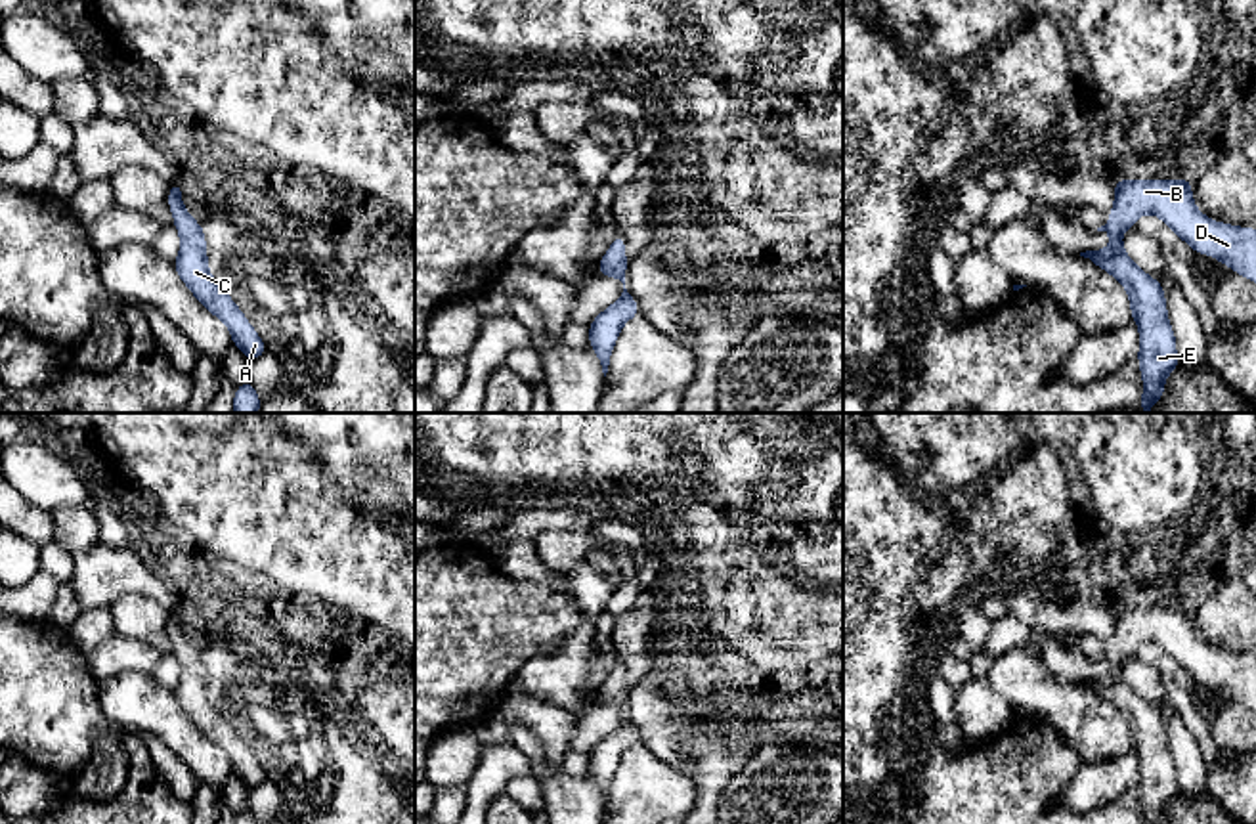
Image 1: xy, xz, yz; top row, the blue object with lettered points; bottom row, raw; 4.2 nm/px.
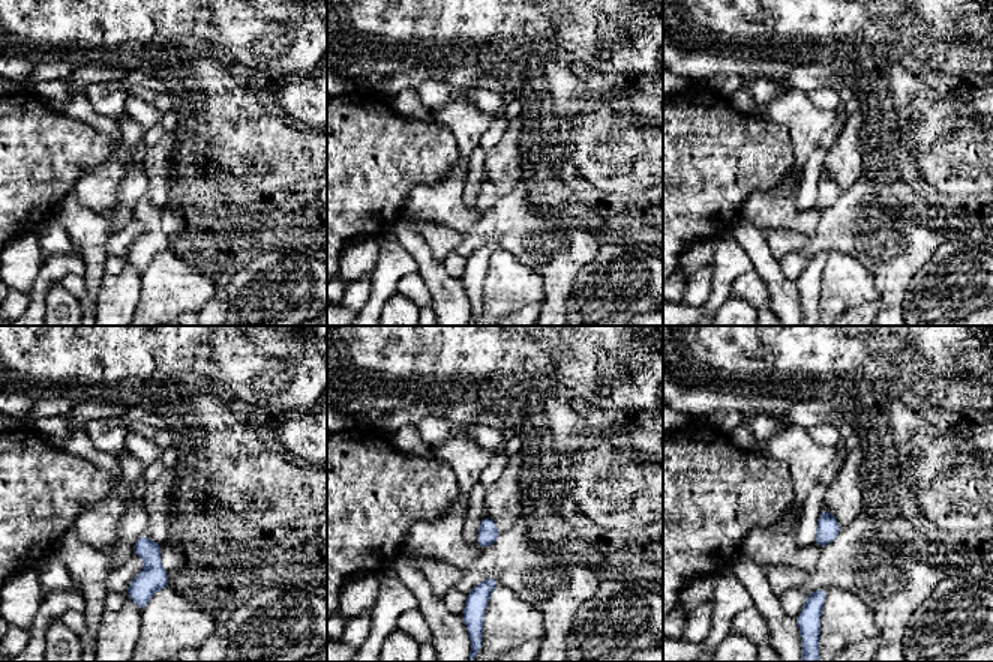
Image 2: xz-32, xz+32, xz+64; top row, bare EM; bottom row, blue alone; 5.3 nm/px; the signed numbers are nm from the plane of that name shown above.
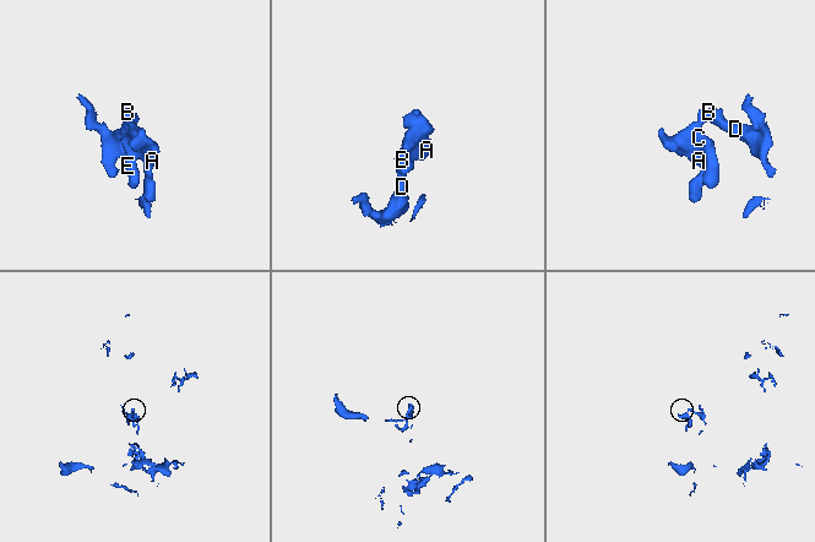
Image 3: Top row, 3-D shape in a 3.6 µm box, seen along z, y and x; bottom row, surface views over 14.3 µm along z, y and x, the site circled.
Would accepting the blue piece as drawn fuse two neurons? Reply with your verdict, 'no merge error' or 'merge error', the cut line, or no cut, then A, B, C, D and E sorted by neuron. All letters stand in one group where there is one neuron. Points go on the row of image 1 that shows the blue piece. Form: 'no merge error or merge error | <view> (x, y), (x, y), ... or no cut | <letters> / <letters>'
no merge error | no cut | A B C D E

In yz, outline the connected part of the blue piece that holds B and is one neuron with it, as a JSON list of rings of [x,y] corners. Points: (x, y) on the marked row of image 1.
[[[1118,180],[1111,220],[1097,228],[1111,235],[1103,250],[1080,256],[1122,283],[1130,298],[1132,319],[1139,329],[1137,361],[1143,379],[1143,403],[1149,413],[1160,401],[1166,377],[1180,365],[1176,335],[1168,321],[1164,287],[1130,260],[1122,233],[1134,228],[1141,214],[1159,216],[1195,252],[1208,254],[1256,283],[1256,229],[1206,218],[1193,201],[1191,180]]]

